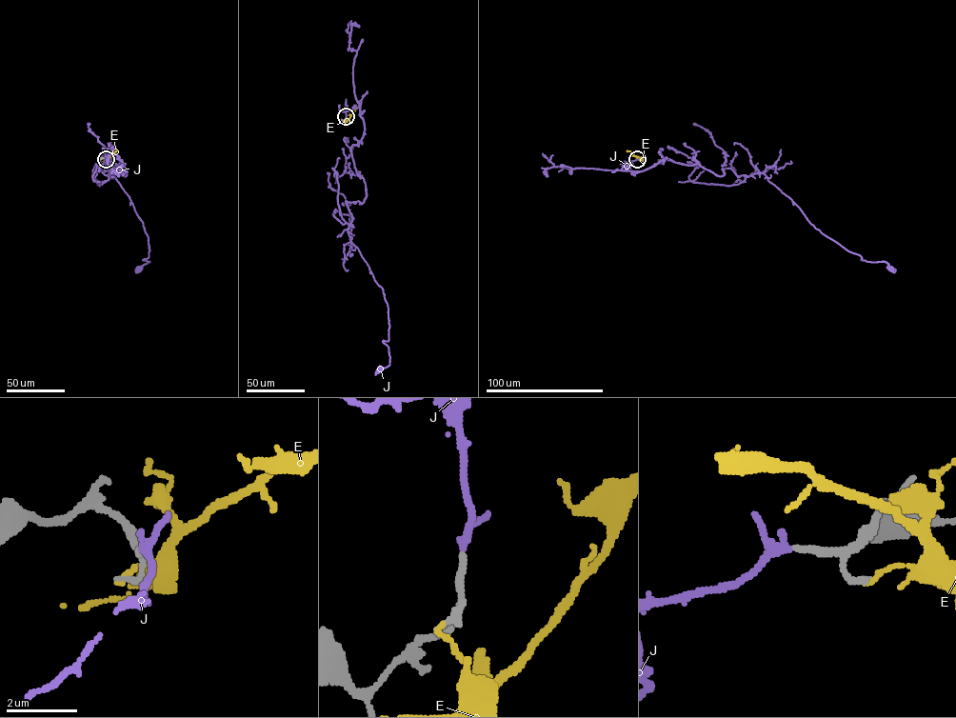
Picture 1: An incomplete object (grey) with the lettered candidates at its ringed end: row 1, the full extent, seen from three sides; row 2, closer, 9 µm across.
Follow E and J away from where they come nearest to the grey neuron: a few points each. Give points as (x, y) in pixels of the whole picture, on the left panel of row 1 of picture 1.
E: (105, 160), (116, 150)
J: (106, 159), (123, 163), (111, 159), (125, 176), (108, 175), (149, 237), (139, 268)

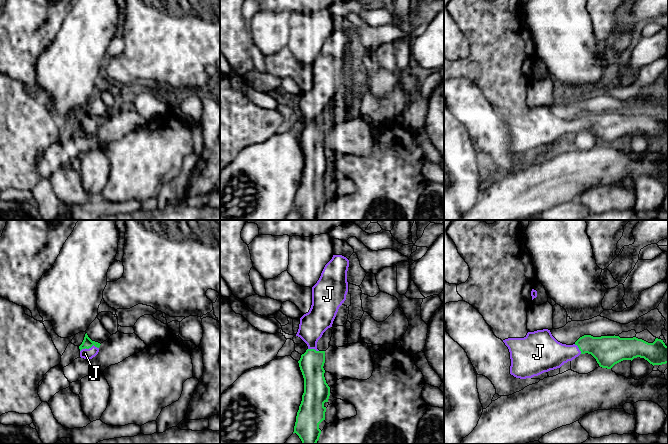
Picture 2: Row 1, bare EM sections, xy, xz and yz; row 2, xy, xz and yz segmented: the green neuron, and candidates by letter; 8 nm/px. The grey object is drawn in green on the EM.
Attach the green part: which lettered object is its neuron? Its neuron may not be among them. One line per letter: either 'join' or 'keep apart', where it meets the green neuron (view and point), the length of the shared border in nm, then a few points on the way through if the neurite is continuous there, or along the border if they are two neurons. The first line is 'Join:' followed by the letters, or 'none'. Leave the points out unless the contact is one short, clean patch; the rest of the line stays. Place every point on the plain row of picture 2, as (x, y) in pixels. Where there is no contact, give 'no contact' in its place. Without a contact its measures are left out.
Join: J
E: keep apart; no contact
J: join; meets green in xy at (89, 123); contact 160 nm long; runs through xy (87, 119), (89, 123), (85, 129)

